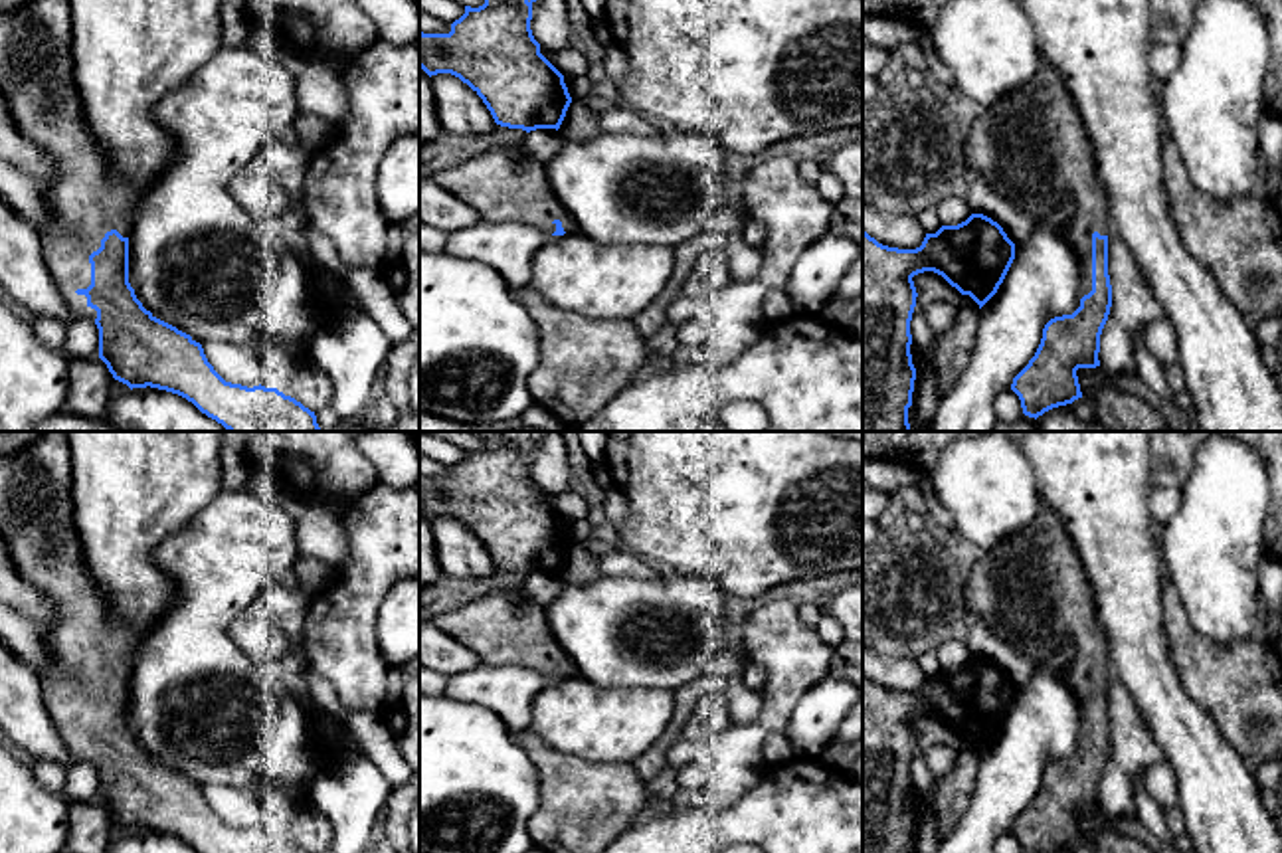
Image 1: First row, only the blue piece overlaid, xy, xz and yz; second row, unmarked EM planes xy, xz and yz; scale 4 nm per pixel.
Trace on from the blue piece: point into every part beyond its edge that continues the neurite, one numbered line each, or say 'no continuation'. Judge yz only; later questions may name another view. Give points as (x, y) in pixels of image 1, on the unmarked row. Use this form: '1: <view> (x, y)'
1: yz (1031, 590)

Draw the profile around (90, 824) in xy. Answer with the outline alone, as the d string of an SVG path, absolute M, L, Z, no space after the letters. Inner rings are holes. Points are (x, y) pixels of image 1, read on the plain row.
M67 802L69 833L67 853L109 853L113 843L113 817L107 807L95 802Z

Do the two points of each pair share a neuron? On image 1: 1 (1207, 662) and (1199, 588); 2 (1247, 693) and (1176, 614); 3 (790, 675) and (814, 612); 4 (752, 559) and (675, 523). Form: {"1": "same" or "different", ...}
{"1": "different", "2": "same", "3": "different", "4": "same"}

